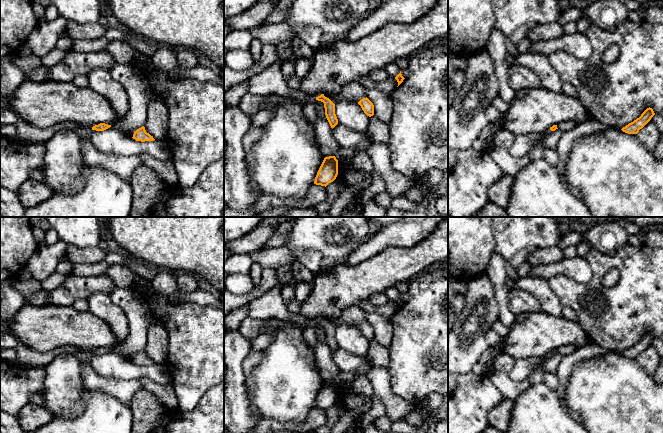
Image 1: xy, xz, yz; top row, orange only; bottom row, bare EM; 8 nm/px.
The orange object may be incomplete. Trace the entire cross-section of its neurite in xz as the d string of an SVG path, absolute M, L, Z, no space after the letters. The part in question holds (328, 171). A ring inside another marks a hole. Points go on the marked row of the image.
M335 156L325 157L315 177L314 184L327 186L338 175L338 160Z

